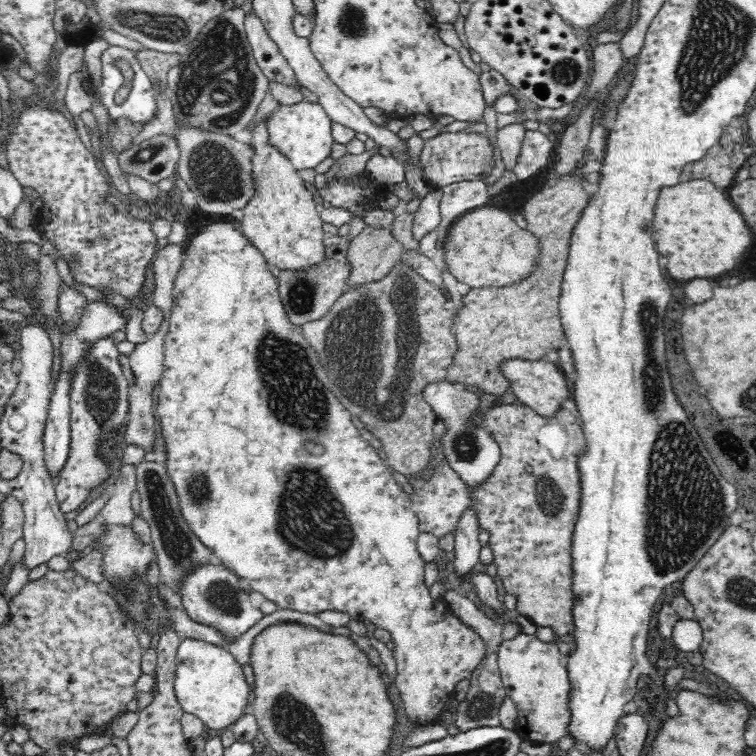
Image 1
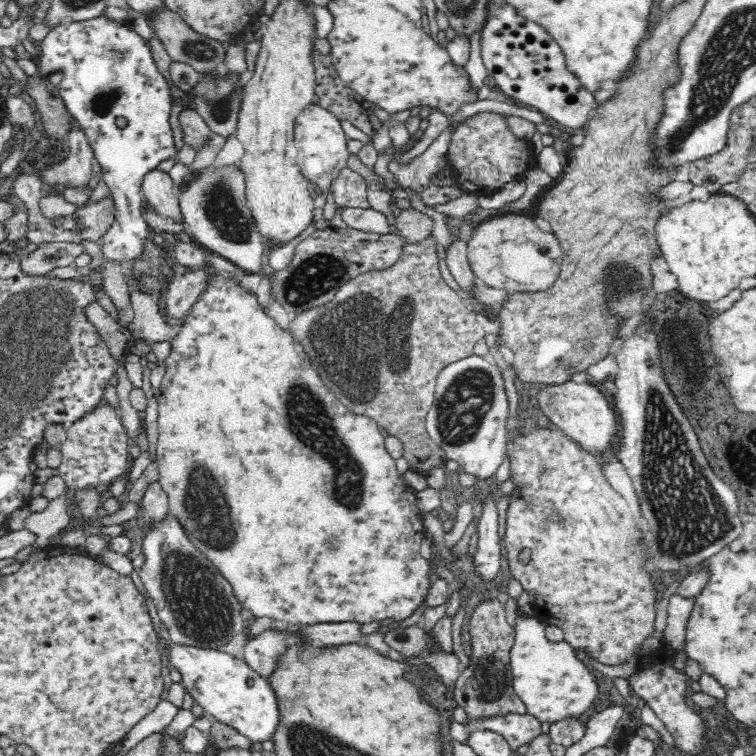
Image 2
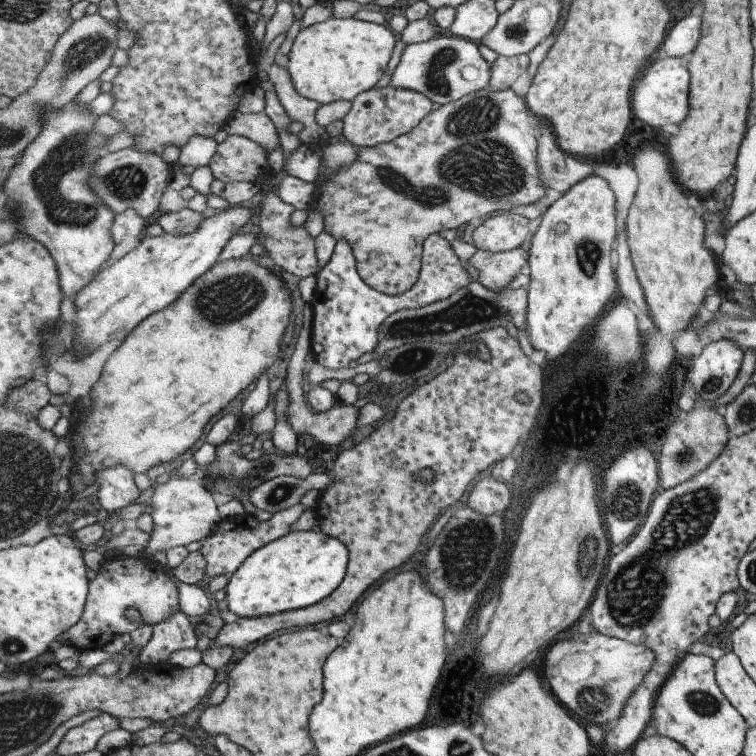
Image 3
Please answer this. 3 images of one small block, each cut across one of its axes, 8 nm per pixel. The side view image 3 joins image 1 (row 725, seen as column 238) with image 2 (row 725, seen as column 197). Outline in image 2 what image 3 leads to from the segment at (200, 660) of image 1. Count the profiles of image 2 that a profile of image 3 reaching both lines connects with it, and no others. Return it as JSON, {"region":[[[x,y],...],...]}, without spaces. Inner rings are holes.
{"region":[[[170,646],[170,664],[182,674],[182,686],[198,702],[206,716],[224,724],[230,724],[240,734],[252,742],[272,742],[278,726],[282,724],[282,710],[278,706],[276,692],[272,684],[252,670],[244,660],[238,660],[220,650],[198,650],[198,648],[180,648]]]}

